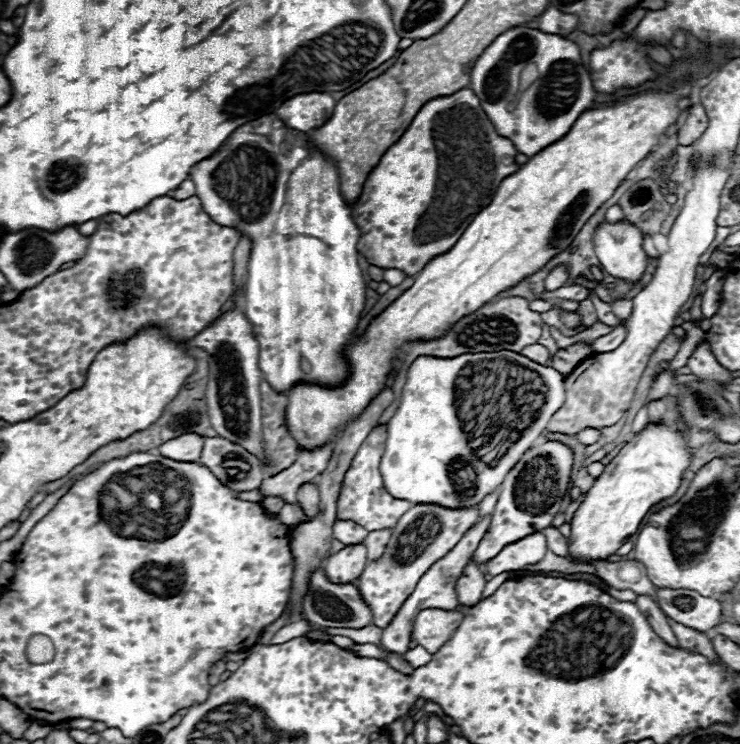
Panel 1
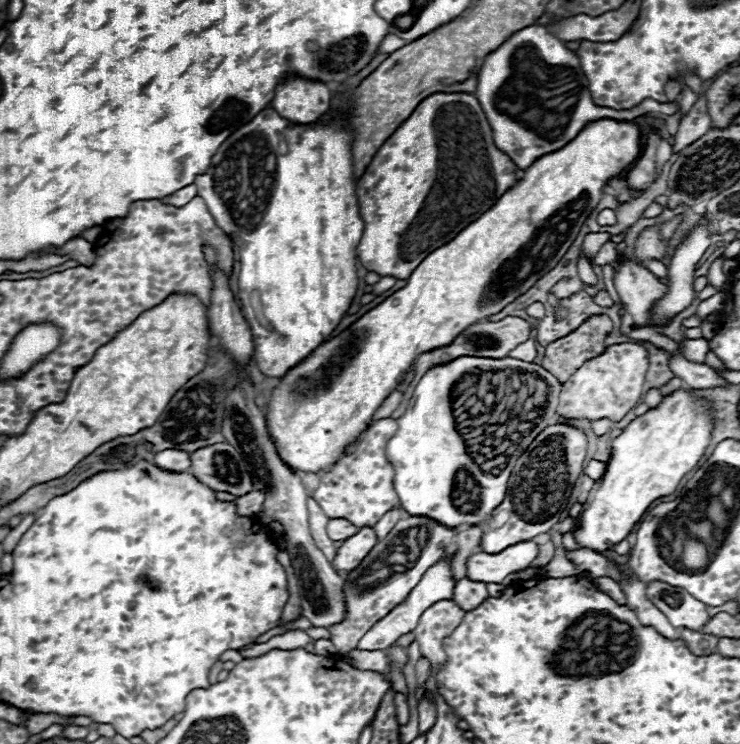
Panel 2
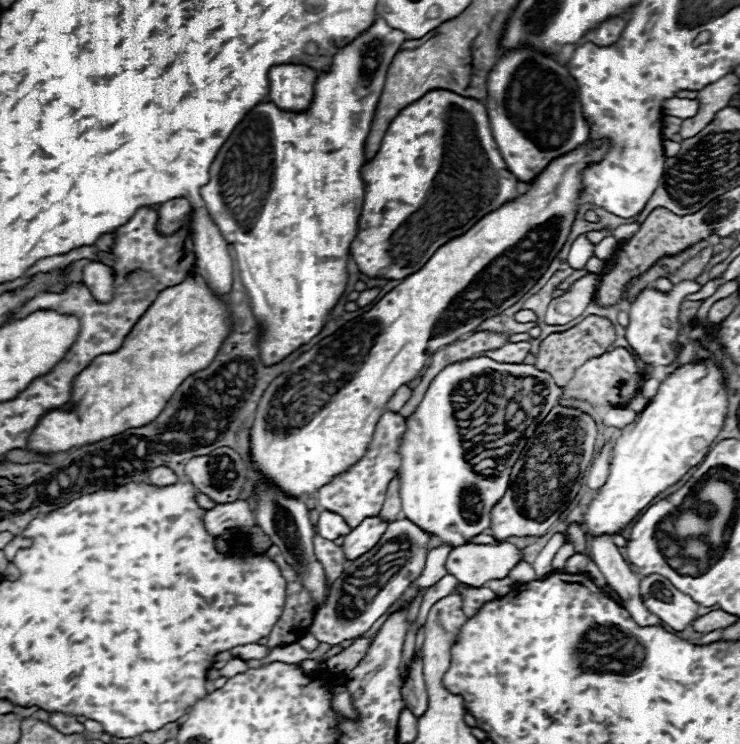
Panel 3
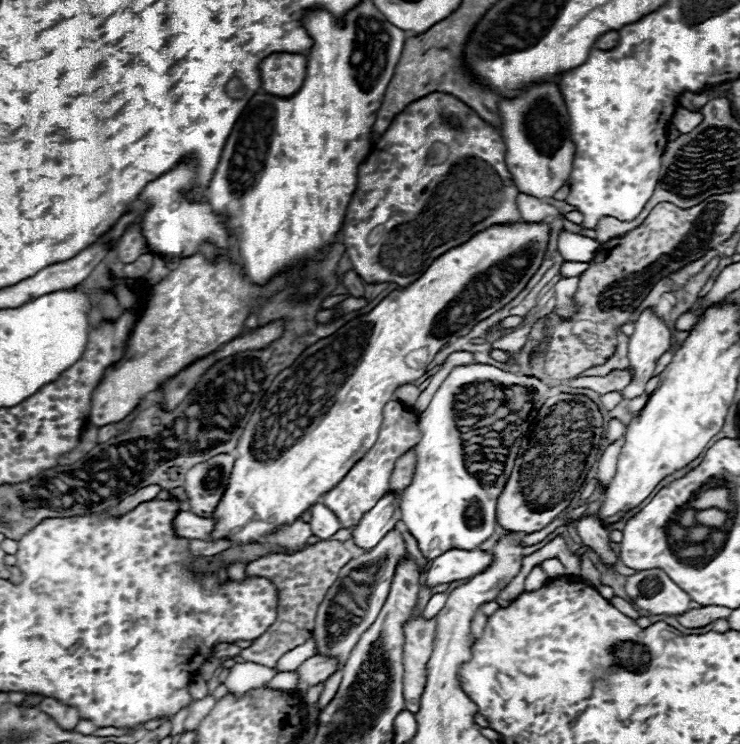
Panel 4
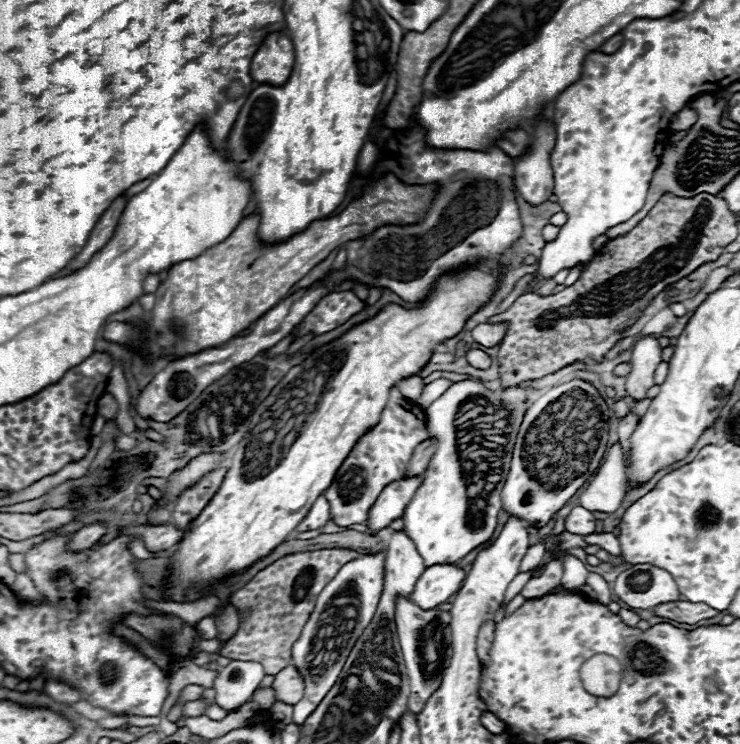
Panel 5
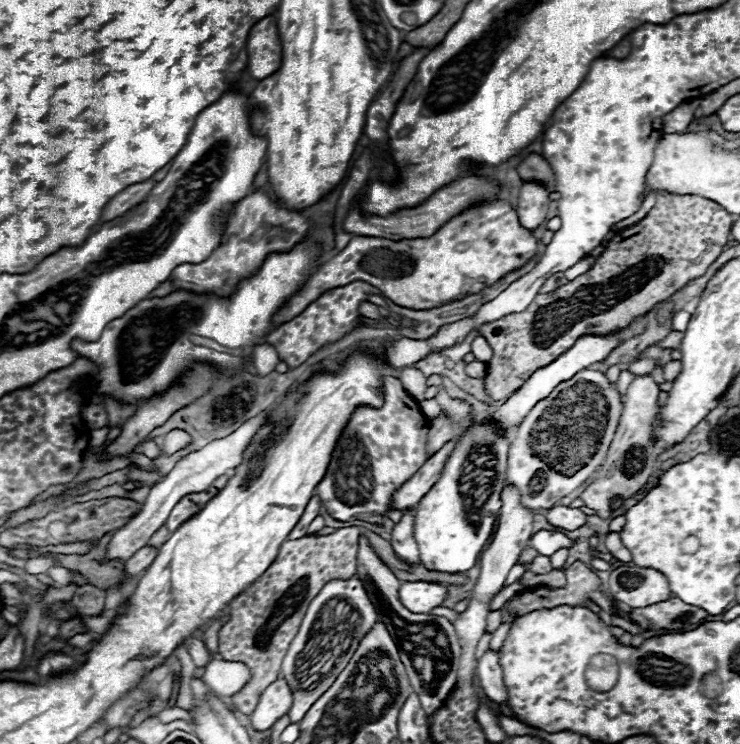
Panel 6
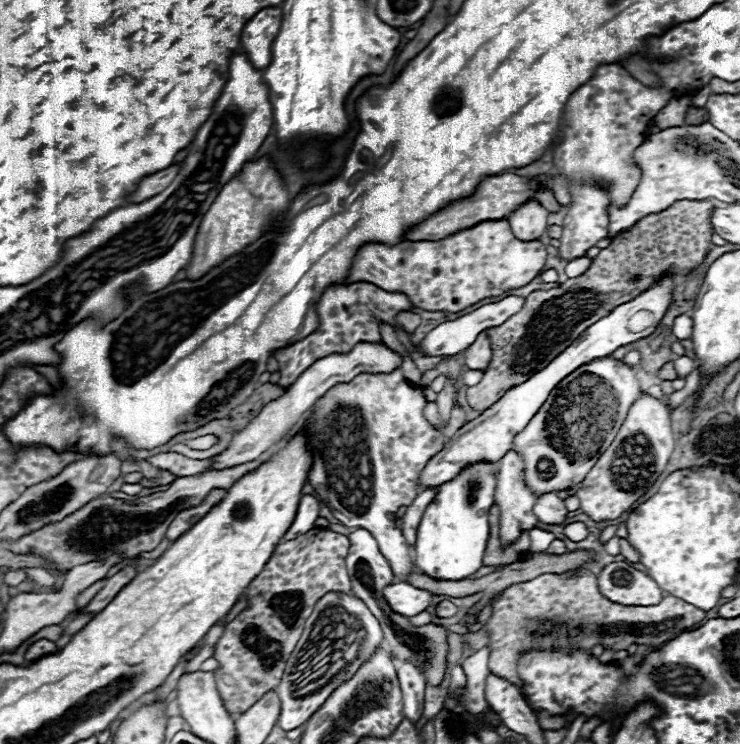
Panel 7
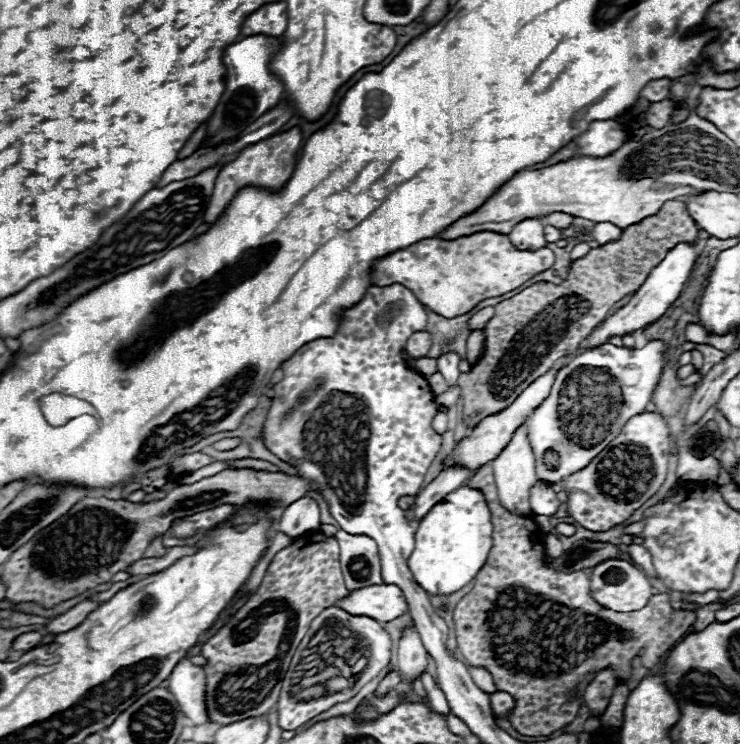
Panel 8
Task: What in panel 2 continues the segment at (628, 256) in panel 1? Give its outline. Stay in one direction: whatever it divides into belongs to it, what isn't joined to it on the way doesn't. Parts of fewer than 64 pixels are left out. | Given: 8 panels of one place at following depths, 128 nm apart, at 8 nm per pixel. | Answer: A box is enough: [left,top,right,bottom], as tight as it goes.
[594,242,666,332]

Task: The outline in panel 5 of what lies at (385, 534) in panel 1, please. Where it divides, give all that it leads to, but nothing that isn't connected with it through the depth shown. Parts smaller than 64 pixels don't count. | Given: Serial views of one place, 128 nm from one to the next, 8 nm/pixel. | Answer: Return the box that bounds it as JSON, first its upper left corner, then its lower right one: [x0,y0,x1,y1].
[406,440,436,478]

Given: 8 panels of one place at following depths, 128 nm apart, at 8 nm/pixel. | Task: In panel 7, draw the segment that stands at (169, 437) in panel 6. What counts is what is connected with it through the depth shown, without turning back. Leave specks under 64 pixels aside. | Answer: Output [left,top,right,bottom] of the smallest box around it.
[184,436,216,450]

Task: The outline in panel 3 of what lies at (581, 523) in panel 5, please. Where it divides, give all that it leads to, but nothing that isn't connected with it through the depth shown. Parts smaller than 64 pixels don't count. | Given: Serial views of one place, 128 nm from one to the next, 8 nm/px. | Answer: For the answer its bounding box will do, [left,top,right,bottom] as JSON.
[590,536,664,626]

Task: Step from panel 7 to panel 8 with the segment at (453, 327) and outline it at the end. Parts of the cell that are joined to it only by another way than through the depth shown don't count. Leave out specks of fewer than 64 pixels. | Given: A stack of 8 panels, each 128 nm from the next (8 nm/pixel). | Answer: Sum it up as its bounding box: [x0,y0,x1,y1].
[468,306,494,332]

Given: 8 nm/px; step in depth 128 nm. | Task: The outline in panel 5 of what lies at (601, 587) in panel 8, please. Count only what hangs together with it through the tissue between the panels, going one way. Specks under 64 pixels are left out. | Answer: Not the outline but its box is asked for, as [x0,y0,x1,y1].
[614,564,682,610]

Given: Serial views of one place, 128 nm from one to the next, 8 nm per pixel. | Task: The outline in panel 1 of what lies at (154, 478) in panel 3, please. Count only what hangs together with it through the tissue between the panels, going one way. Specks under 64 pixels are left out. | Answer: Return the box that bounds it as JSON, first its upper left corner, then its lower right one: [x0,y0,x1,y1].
[158,432,204,462]

